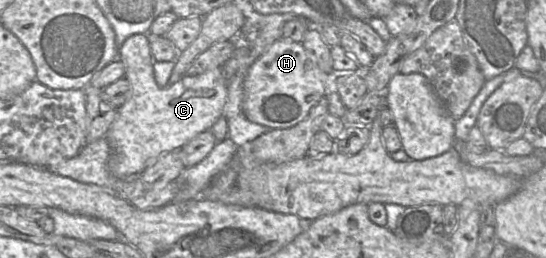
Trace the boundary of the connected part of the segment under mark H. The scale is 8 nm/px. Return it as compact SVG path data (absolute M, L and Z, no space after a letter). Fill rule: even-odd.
M282 37L249 67L243 82L243 112L251 122L271 130L292 127L325 96L327 75L301 42Z

